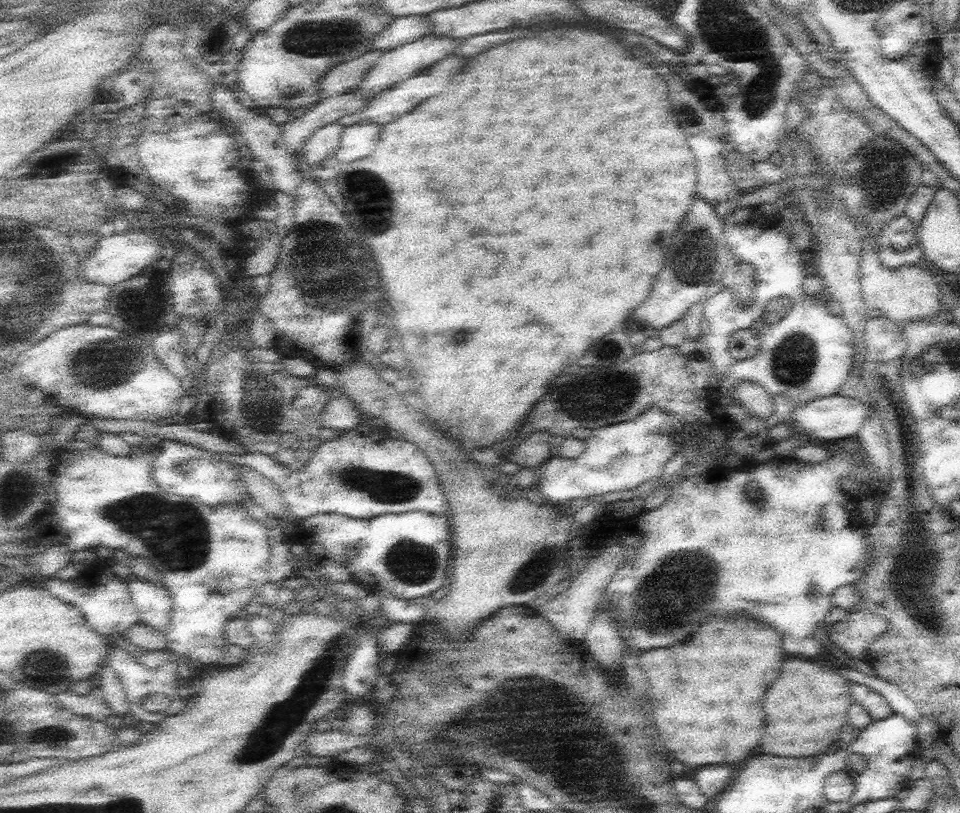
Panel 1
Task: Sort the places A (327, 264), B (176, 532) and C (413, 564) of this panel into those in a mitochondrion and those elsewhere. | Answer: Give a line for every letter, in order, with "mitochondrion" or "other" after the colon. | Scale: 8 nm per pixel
A: mitochondrion
B: mitochondrion
C: mitochondrion

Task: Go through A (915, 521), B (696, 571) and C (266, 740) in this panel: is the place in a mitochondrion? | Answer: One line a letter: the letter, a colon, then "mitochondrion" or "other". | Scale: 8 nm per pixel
A: other
B: mitochondrion
C: mitochondrion

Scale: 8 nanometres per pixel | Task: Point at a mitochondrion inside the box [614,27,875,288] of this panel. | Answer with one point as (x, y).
(760, 97)

